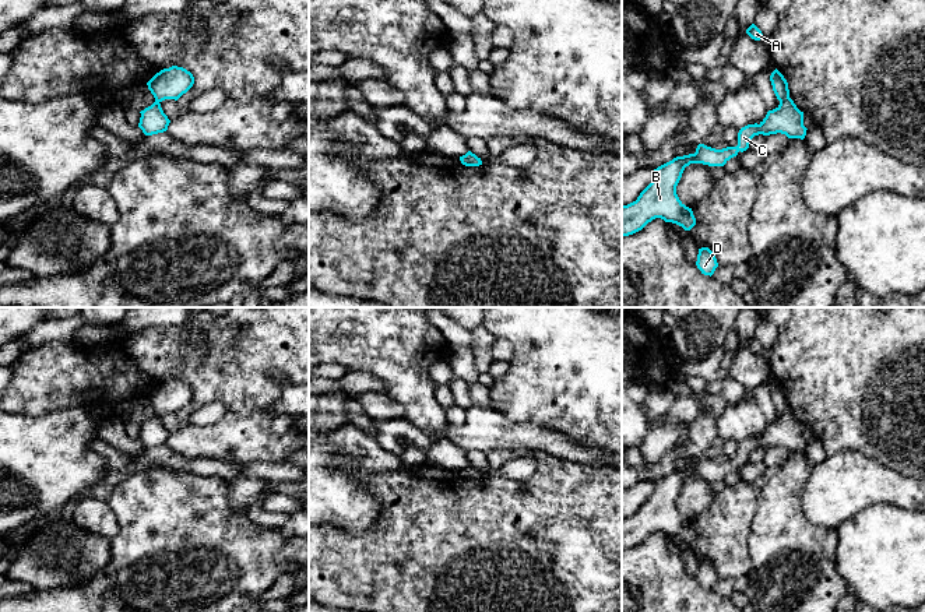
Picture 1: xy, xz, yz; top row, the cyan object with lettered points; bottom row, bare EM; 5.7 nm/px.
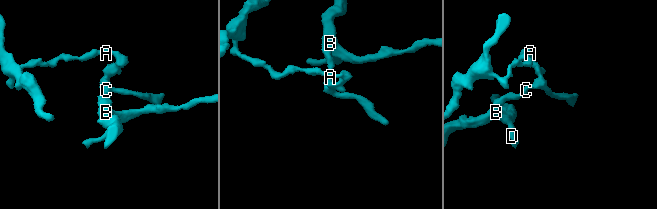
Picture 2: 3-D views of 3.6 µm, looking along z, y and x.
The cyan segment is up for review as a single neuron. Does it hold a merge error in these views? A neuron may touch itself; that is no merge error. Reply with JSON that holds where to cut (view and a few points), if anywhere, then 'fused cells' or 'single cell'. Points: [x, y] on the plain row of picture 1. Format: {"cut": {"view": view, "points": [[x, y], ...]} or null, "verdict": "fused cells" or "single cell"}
{"cut": {"view": "yz", "points": [[788, 410], [780, 415]]}, "verdict": "fused cells"}

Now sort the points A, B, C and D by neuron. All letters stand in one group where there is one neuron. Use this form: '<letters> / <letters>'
A / B C D

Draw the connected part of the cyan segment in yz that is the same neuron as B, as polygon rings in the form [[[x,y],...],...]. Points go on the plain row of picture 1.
[[[791,411],[769,423],[766,430],[757,437],[748,437],[738,446],[738,458],[715,462],[699,457],[694,467],[676,469],[672,474],[654,482],[651,496],[640,506],[636,514],[622,518],[622,549],[641,544],[648,535],[661,531],[690,544],[696,538],[692,521],[686,520],[676,507],[676,499],[686,479],[703,476],[708,479],[724,479],[738,465],[749,461],[755,449],[785,447],[788,451],[806,449],[803,439],[803,425],[801,425]]]

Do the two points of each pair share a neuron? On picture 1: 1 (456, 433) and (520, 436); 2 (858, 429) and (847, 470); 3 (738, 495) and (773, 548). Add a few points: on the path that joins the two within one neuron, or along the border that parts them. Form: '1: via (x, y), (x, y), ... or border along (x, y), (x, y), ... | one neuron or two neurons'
1: via (471, 433), (505, 435) | one neuron
2: border along (827, 456), (853, 449), (876, 458), (882, 464) | two neurons
3: border along (760, 485), (748, 549) | two neurons

